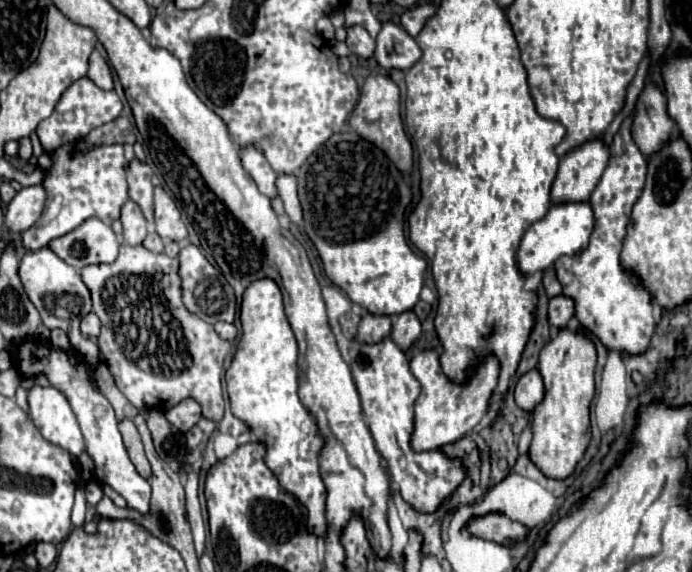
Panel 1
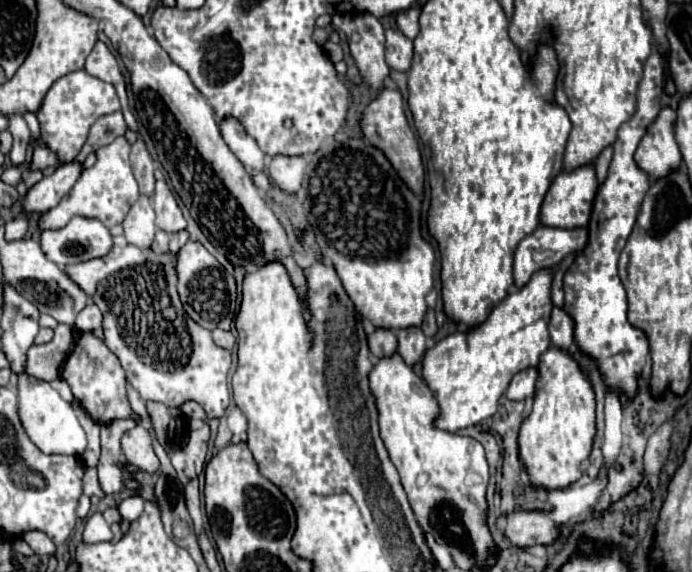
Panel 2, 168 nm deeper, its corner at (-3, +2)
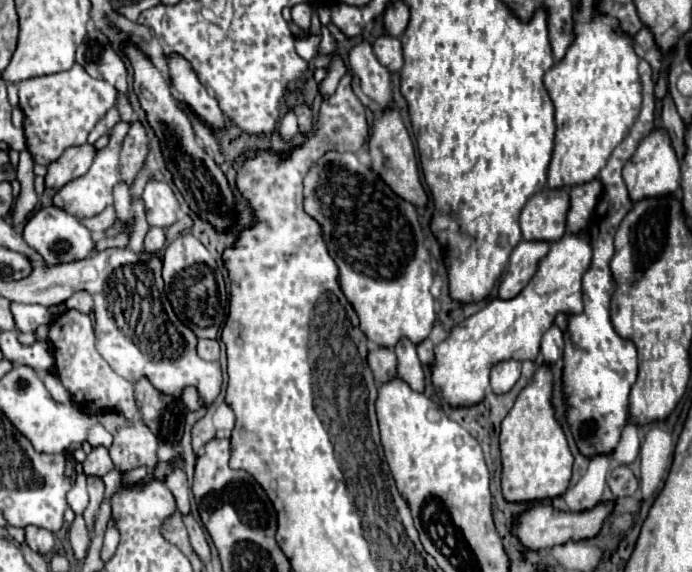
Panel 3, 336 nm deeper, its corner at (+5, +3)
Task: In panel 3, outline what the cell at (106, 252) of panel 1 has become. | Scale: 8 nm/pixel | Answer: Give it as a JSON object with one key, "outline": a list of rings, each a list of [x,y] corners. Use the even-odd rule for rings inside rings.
{"outline":[[[56,206],[40,208],[24,226],[24,240],[30,248],[34,248],[46,264],[64,264],[64,262],[74,262],[90,256],[90,252],[96,248],[90,230],[78,222],[78,218],[66,214],[64,210]]]}

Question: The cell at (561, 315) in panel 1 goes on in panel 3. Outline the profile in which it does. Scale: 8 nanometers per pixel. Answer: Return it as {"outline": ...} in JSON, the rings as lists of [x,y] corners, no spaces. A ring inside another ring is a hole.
{"outline":[[[552,324],[552,326],[548,328],[548,332],[544,334],[544,338],[542,338],[542,348],[540,348],[540,352],[542,352],[542,356],[544,356],[544,362],[546,362],[546,364],[554,364],[554,362],[562,356],[562,350],[564,350],[562,330],[560,330],[556,324]]]}

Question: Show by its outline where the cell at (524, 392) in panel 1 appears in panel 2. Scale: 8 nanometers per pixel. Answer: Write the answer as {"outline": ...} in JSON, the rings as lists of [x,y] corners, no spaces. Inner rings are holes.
{"outline":[[[528,367],[524,371],[518,371],[508,389],[506,389],[506,397],[512,399],[512,401],[524,401],[524,399],[530,399],[534,397],[536,393],[536,379],[538,379],[538,371],[534,367]]]}

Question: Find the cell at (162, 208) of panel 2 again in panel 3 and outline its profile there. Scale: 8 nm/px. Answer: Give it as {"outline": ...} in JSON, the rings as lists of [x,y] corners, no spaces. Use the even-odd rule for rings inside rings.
{"outline":[[[150,180],[142,192],[142,198],[146,204],[146,218],[150,226],[166,228],[178,220],[178,202],[172,188],[166,182]]]}

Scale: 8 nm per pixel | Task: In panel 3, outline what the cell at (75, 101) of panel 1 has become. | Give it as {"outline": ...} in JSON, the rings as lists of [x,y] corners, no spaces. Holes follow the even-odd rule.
{"outline":[[[74,64],[66,72],[30,78],[18,84],[20,106],[24,110],[24,132],[28,152],[36,164],[48,166],[70,146],[86,144],[86,138],[94,124],[116,104],[116,88],[106,80],[98,80],[86,74],[80,64]]]}

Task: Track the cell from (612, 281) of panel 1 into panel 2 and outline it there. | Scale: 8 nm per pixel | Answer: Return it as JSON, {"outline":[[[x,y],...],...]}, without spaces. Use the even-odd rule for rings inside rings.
{"outline":[[[650,55],[638,87],[636,113],[618,131],[608,177],[594,199],[594,209],[588,223],[588,245],[564,275],[564,311],[574,321],[574,341],[584,355],[596,361],[606,389],[626,395],[626,399],[634,399],[638,393],[638,377],[642,375],[648,357],[648,339],[626,319],[626,291],[618,277],[618,255],[632,231],[640,203],[650,189],[648,175],[634,163],[634,151],[662,109],[660,95],[662,63],[658,63],[658,55]]]}

